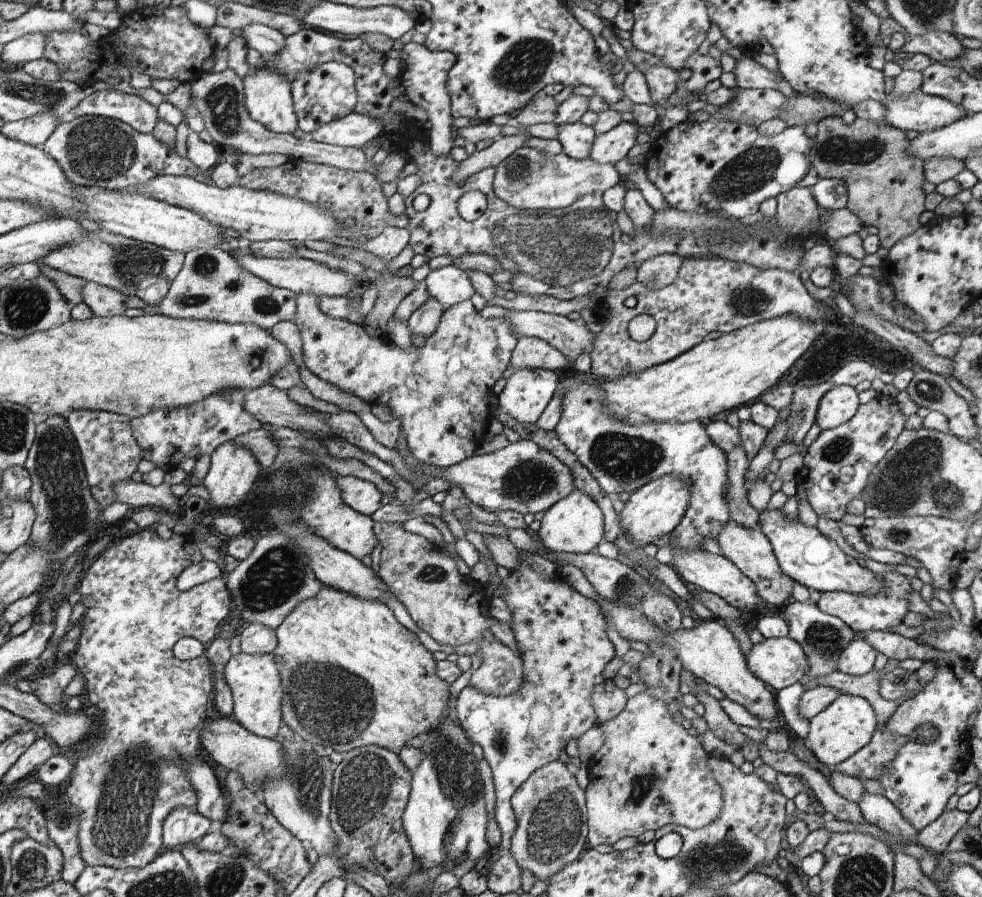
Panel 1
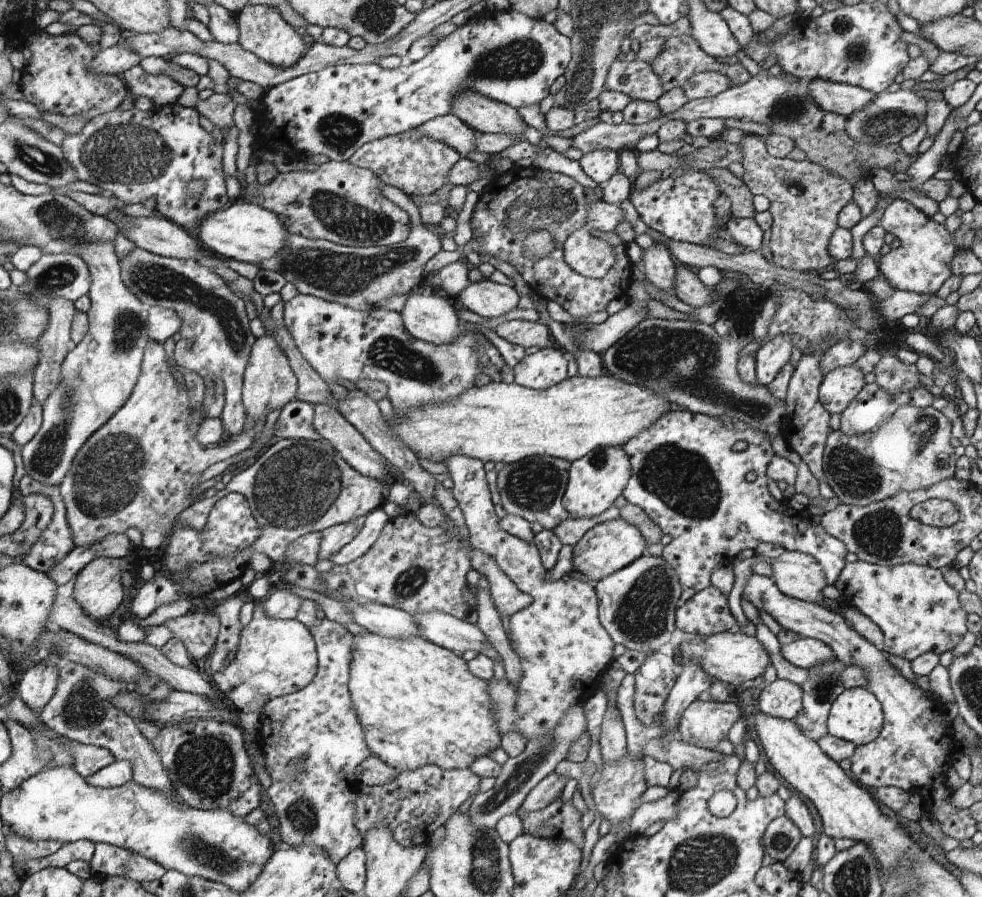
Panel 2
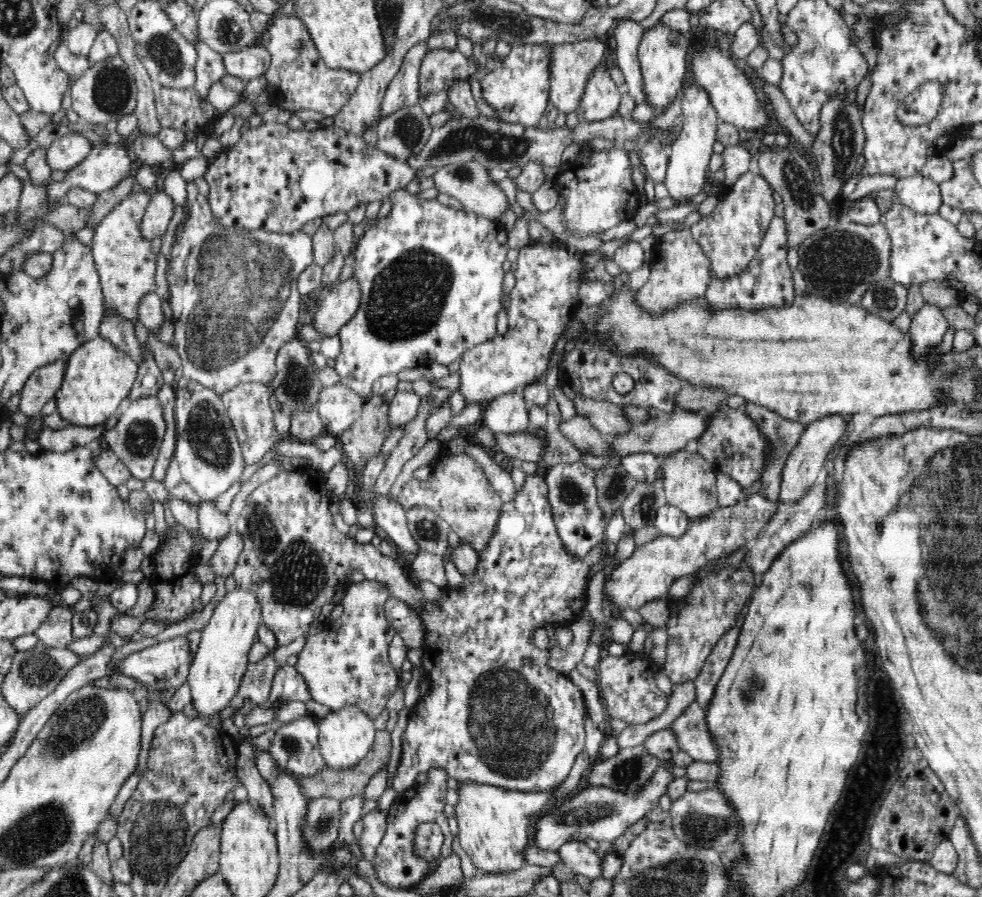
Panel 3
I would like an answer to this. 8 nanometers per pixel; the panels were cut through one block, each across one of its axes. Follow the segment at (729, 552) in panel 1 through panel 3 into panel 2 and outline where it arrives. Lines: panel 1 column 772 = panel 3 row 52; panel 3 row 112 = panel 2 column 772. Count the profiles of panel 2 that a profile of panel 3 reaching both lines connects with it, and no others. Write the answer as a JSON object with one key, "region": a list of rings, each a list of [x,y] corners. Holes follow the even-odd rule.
{"region":[[[784,551],[770,565],[774,572],[772,578],[782,594],[807,603],[827,603],[823,596],[823,590],[828,585],[825,572],[823,566],[813,556],[800,551]]]}

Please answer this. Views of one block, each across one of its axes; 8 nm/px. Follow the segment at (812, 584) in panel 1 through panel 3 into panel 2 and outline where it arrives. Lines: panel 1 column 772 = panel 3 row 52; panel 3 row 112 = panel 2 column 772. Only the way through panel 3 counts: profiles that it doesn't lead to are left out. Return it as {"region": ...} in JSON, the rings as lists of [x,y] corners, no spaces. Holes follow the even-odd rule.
{"region":[[[675,408],[624,444],[632,462],[632,474],[624,490],[624,498],[645,510],[663,534],[672,536],[661,557],[674,566],[682,585],[698,592],[712,584],[714,569],[732,564],[736,555],[745,548],[756,550],[758,544],[772,543],[783,546],[786,551],[800,551],[813,556],[823,566],[827,584],[834,585],[847,563],[848,552],[843,542],[828,534],[822,525],[810,524],[805,510],[798,512],[790,507],[788,500],[776,501],[768,491],[768,466],[776,454],[770,442],[765,440],[764,431],[752,427],[743,432],[726,430],[719,419]],[[748,472],[756,472],[756,480],[748,482]]]}

